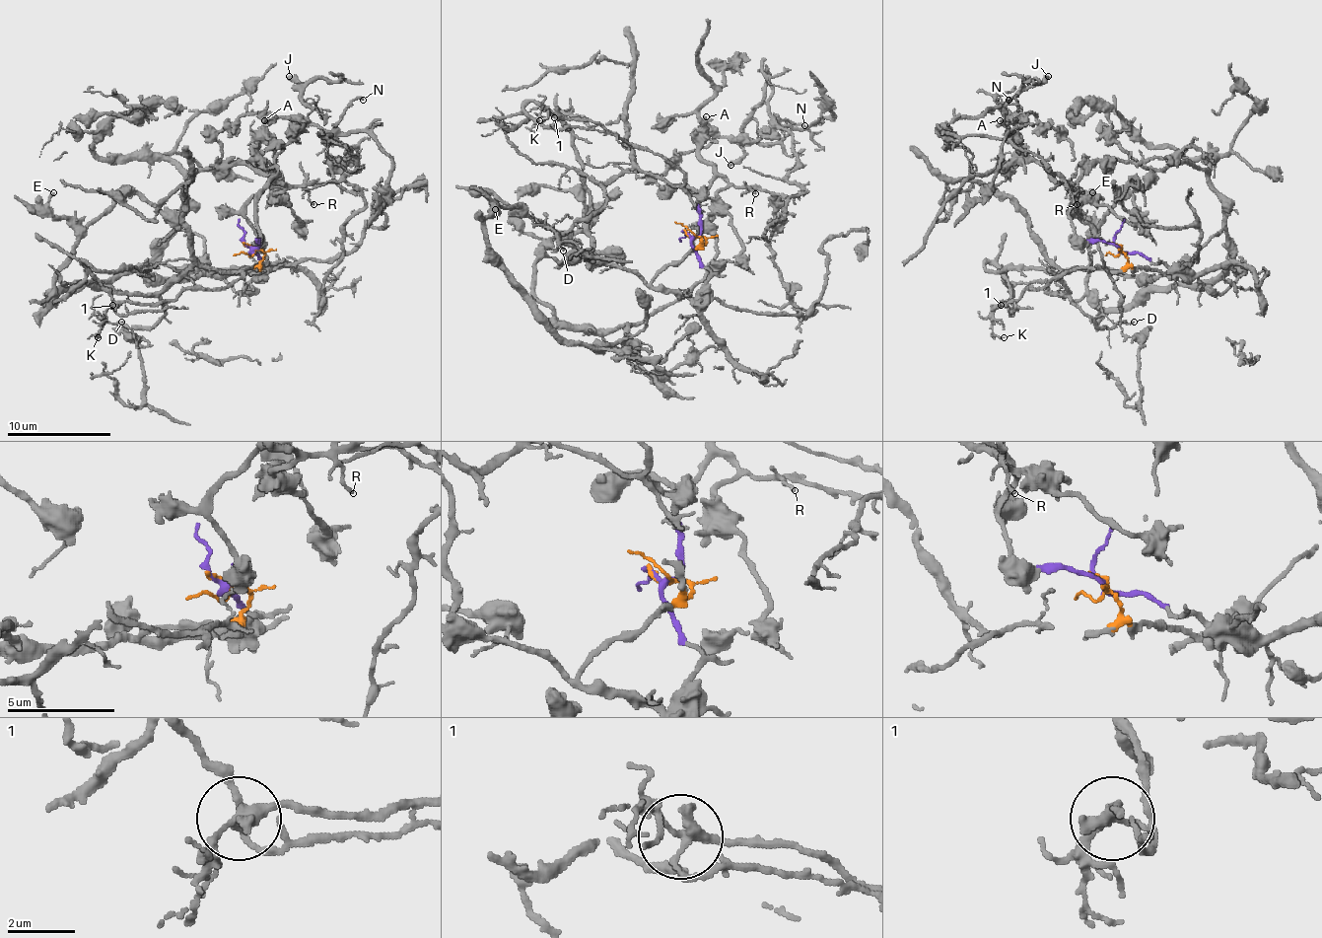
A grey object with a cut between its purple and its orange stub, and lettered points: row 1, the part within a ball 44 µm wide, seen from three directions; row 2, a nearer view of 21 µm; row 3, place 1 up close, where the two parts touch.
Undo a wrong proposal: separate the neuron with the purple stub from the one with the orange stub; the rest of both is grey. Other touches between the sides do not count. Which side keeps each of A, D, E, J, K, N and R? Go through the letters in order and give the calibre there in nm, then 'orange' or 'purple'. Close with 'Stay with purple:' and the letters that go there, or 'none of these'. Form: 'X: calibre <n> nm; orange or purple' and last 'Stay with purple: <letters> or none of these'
A: calibre 360 nm; purple
D: calibre 140 nm; purple
E: calibre 160 nm; orange
J: calibre 380 nm; purple
K: calibre 130 nm; purple
N: calibre 160 nm; purple
R: calibre 140 nm; purple
Stay with purple: A, D, J, K, N, R

